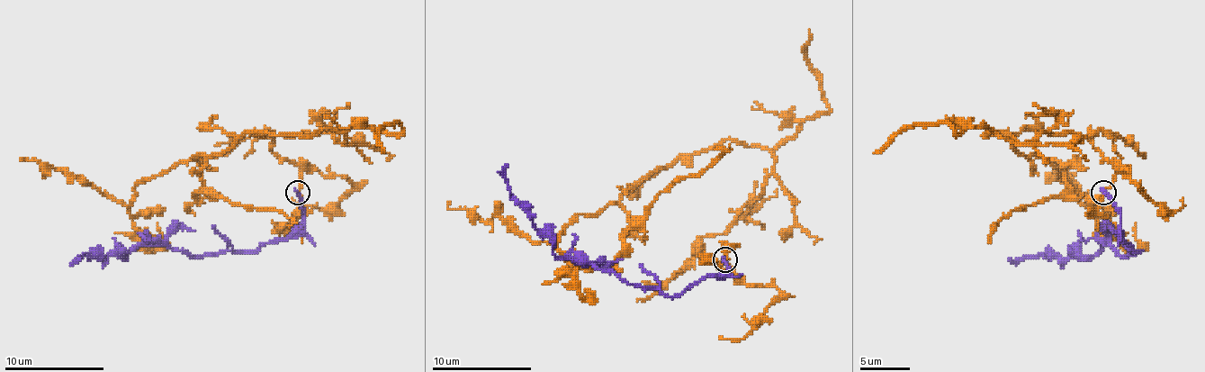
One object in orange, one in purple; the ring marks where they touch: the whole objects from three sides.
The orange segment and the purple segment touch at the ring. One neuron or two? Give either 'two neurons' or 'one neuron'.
two neurons

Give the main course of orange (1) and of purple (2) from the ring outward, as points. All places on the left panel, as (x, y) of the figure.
1: (297, 193), (300, 167), (272, 138), (346, 138), (245, 133), (145, 177), (127, 205), (22, 158)
2: (297, 193), (301, 221), (282, 240), (252, 250), (200, 255), (132, 245), (125, 255), (80, 258)

